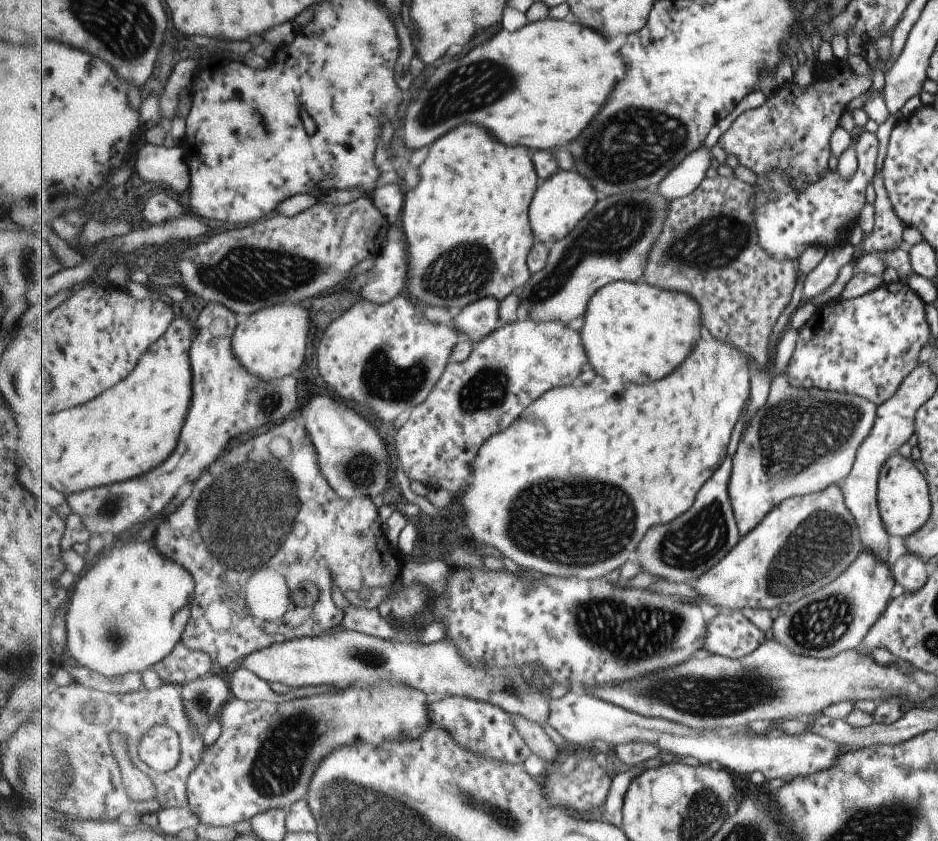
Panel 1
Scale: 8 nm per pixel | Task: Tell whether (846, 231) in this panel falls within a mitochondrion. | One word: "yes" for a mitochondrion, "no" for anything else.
no

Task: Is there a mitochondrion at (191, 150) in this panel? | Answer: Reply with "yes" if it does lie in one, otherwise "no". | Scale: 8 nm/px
no

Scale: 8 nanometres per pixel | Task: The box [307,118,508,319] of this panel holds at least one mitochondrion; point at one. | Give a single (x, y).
(462, 270)

